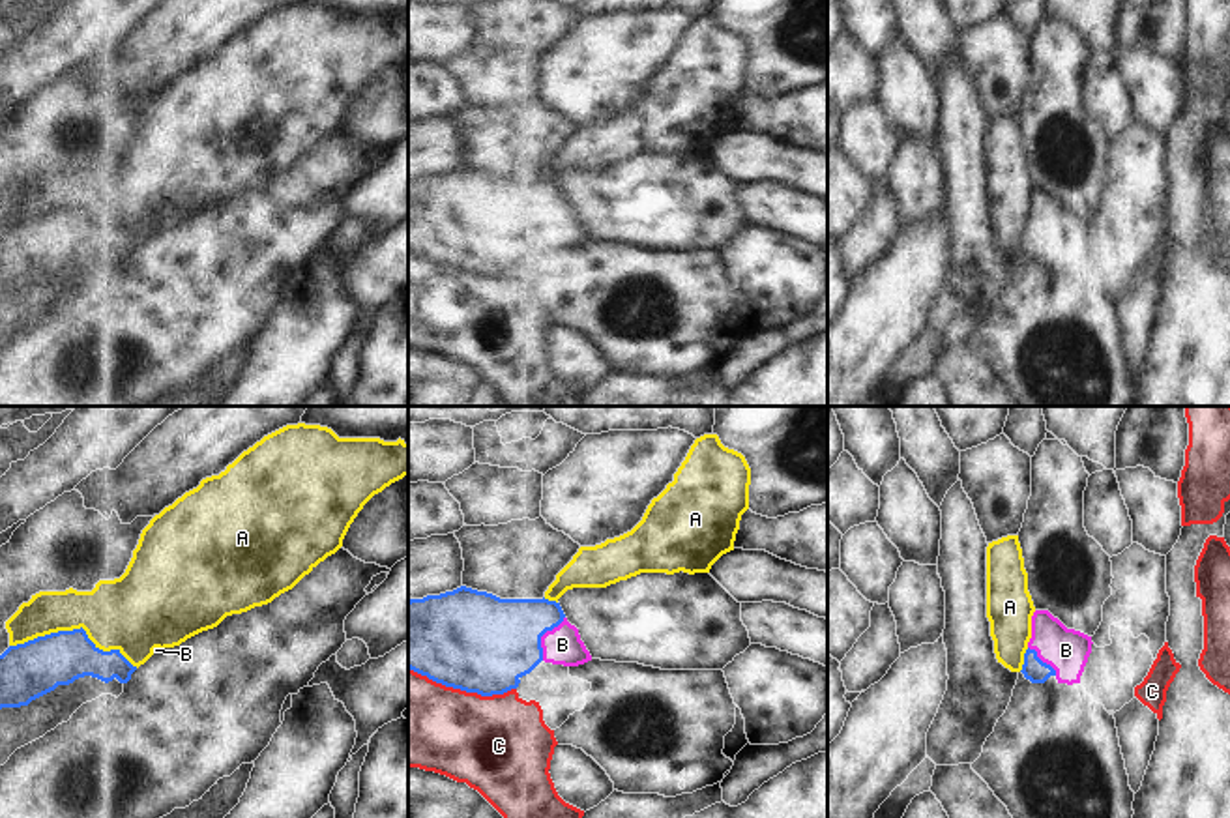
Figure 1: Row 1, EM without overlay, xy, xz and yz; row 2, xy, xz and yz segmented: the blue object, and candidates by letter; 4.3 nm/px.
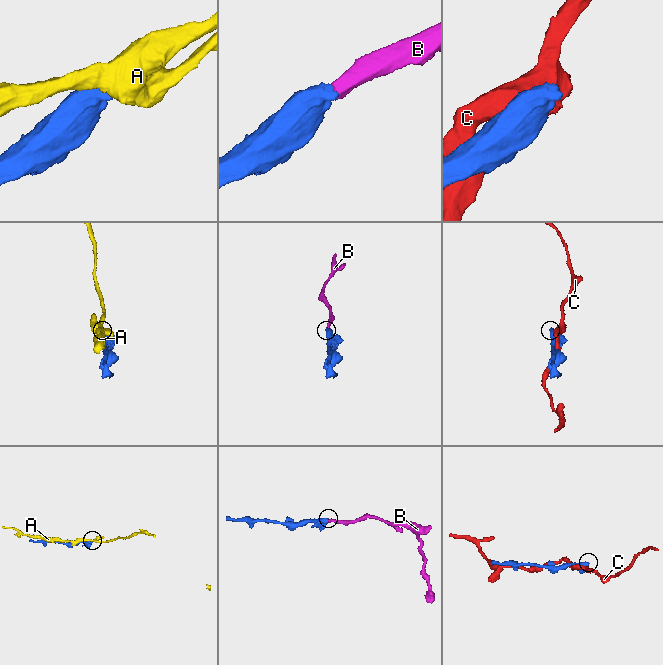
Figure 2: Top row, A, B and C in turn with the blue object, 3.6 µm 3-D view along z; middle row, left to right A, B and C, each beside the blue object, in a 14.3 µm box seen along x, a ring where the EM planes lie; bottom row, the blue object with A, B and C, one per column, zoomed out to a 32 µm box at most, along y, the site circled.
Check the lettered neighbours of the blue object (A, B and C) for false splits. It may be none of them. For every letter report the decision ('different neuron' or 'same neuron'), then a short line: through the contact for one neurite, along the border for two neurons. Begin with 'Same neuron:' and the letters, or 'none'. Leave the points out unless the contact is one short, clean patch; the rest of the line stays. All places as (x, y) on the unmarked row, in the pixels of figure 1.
Same neuron: B
A: different neuron
B: same neuron; line xz (485, 225), (541, 216), (562, 225)
C: different neuron

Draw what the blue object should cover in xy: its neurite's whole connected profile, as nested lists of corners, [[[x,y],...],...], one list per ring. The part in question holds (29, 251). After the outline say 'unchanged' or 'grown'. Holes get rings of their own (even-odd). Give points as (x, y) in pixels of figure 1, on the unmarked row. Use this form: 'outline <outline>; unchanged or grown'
outline [[[82,208],[37,217],[0,236],[0,290],[28,286],[84,256],[127,264],[135,251],[120,230],[99,230]]]; unchanged

